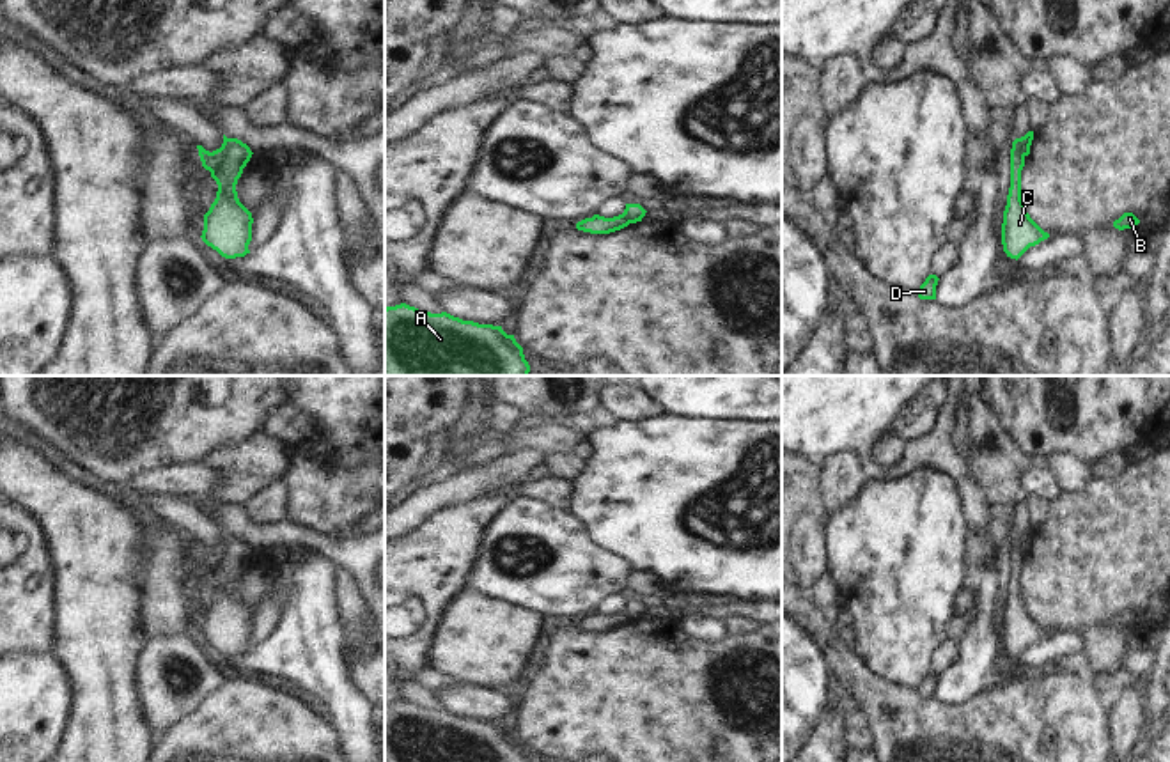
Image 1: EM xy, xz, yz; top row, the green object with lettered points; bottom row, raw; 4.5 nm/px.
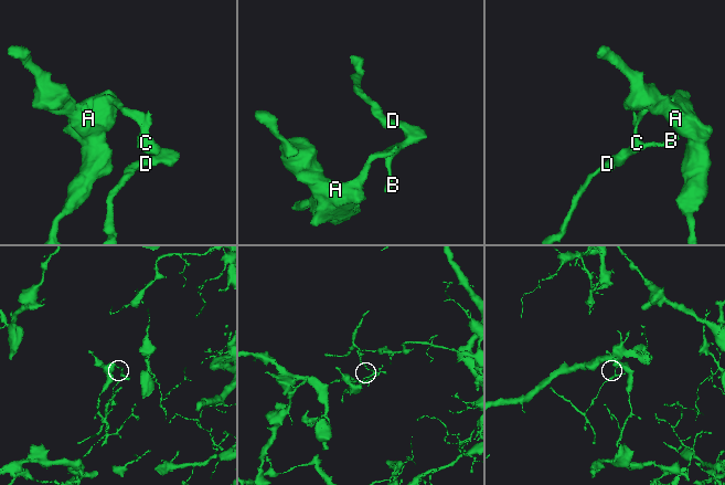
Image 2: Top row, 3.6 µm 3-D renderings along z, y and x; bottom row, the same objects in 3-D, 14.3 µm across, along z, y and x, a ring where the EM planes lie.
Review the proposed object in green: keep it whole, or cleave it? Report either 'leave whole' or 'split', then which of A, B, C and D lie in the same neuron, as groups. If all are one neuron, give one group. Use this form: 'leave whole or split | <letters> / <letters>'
split | A / B C D

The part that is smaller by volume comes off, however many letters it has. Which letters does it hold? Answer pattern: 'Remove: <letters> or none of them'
Remove: B, C, D

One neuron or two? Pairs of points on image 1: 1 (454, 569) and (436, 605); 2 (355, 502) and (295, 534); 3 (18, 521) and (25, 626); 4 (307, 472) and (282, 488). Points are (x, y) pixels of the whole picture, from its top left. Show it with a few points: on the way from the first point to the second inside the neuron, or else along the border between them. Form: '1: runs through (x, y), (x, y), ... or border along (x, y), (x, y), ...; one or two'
1: runs through (445, 578), (436, 587), (436, 596); one
2: border along (288, 518), (334, 536), (350, 536); two
3: runs through (34, 544), (34, 567), (25, 576), (25, 599); one
4: border along (286, 479), (291, 488), (289, 516); two

